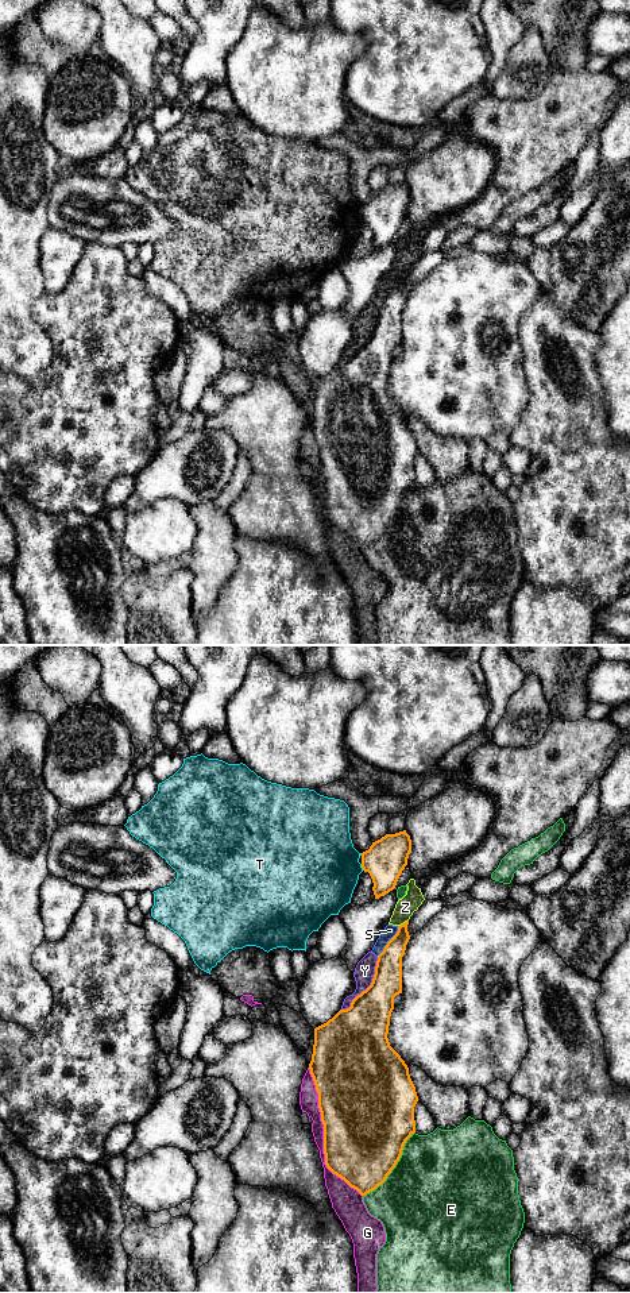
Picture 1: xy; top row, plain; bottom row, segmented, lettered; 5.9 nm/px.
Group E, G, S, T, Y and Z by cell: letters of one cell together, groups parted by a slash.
E S Y Z / G / T

